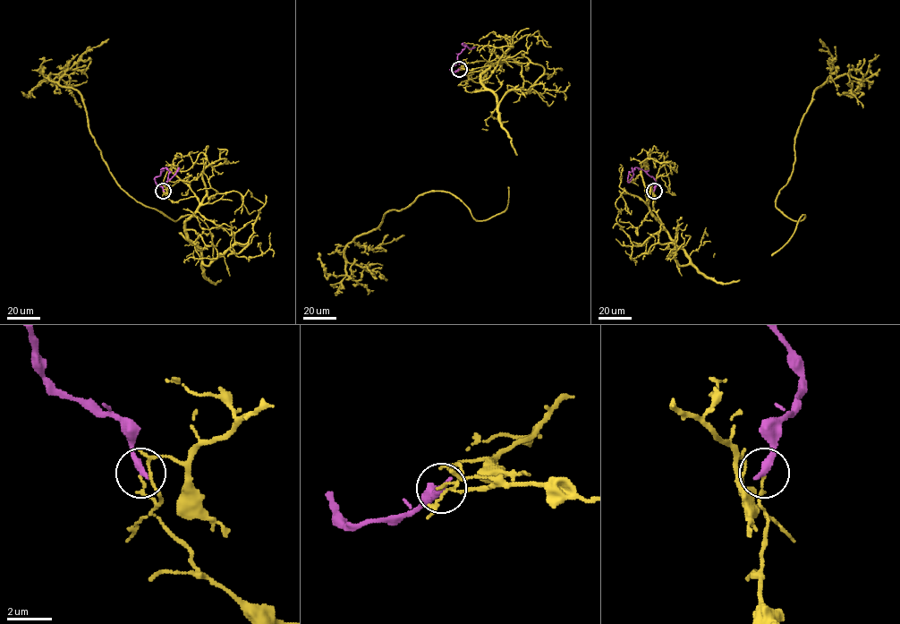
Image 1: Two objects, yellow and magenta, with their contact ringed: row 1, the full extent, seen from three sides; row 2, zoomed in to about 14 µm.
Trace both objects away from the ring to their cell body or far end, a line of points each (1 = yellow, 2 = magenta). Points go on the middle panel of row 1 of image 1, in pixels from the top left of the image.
1: (459, 69), (495, 64), (506, 208), (476, 220), (430, 191), (349, 243), (345, 275), (318, 252)
2: (459, 69), (450, 70), (464, 48), (462, 44), (471, 49), (475, 47)

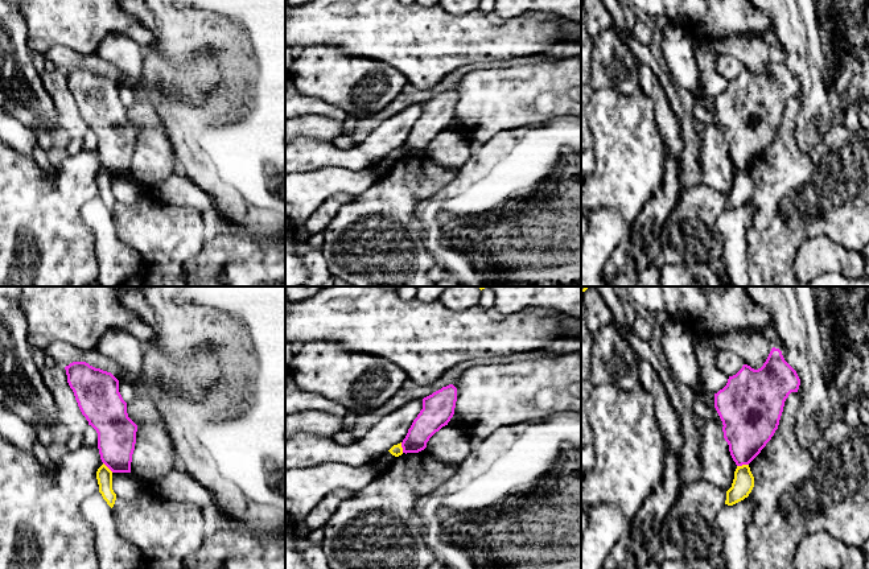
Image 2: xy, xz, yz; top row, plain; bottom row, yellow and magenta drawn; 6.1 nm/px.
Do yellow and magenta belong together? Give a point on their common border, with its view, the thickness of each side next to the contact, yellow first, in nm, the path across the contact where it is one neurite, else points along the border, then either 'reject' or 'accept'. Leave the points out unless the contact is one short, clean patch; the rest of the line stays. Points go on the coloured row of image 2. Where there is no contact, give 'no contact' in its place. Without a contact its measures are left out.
contact yz (742, 465); calibres 130 and 300 nm; border yz (748, 464), (737, 466); reject

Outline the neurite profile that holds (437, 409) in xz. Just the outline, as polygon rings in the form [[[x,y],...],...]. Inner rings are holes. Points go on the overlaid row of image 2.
[[[453,384],[442,387],[423,399],[423,409],[413,420],[401,442],[403,453],[419,453],[427,448],[429,438],[448,425],[454,415],[457,388]]]

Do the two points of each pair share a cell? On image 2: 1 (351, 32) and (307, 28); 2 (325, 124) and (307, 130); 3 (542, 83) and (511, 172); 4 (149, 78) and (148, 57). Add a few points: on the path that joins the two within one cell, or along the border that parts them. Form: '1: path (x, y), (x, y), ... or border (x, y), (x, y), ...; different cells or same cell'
1: path (341, 28), (317, 28); same cell
2: path (321, 127), (311, 127); same cell
3: border (535, 124), (502, 130), (498, 133); different cells
4: path (148, 73), (148, 62); same cell

